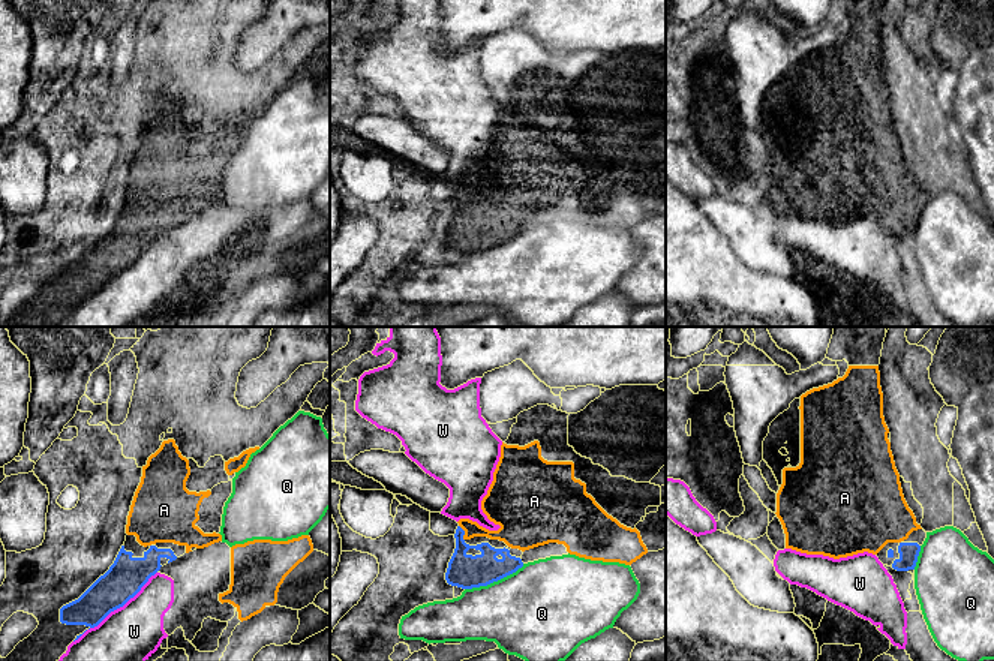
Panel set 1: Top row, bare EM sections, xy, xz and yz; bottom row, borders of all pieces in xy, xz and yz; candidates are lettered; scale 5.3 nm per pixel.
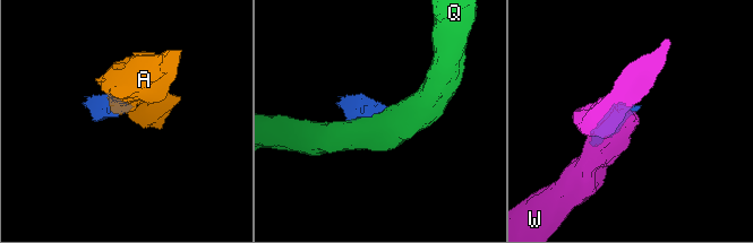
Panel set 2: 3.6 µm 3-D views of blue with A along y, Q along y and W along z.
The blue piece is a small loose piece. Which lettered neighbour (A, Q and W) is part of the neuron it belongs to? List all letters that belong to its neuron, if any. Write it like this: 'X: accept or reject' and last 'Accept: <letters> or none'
A: accept
Q: reject
W: reject
Accept: A

